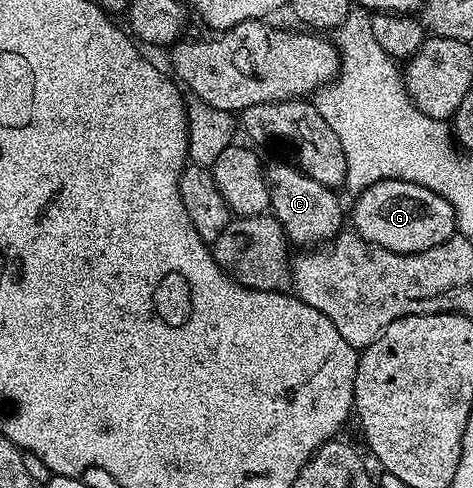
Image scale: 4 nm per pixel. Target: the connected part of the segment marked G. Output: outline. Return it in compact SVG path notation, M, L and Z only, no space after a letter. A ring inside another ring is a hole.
M375 182L375 186L367 186L367 190L356 193L354 200L357 201L353 204L352 231L376 248L399 254L415 254L447 242L457 232L457 219L455 210L451 210L451 202L411 182Z

